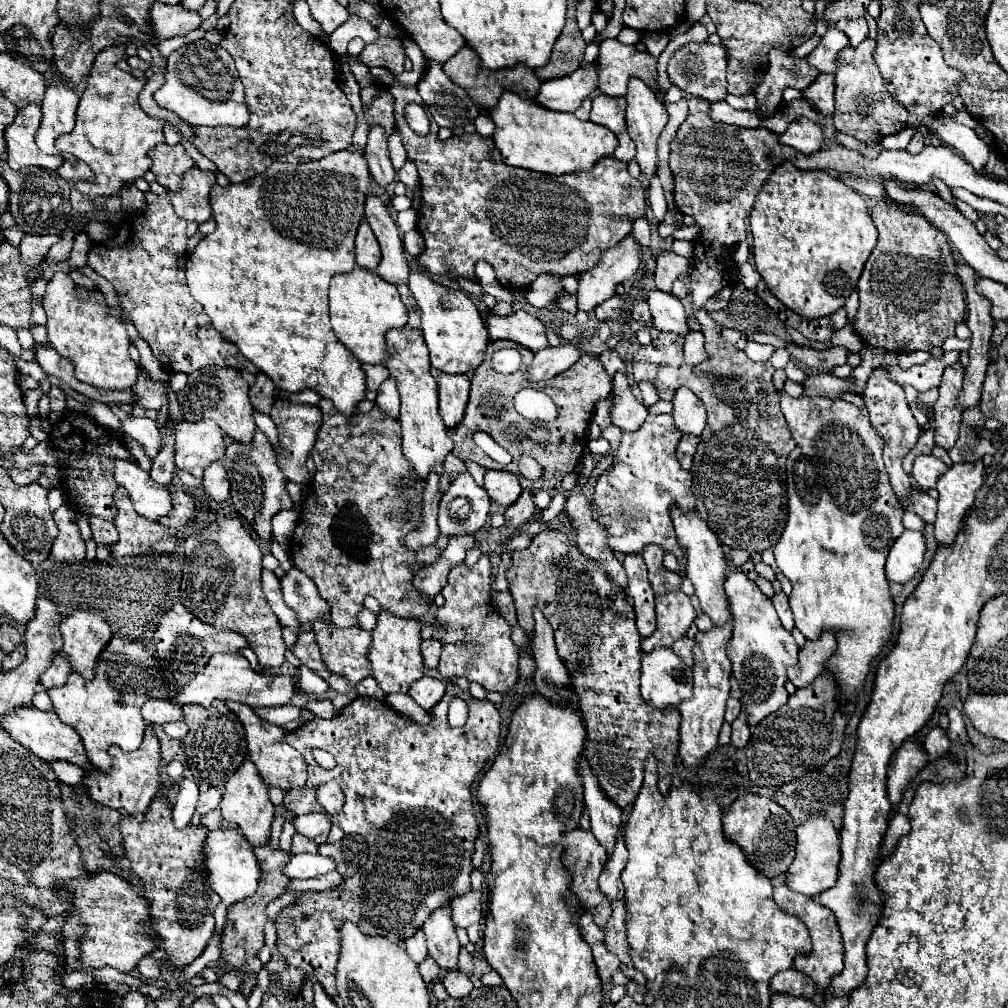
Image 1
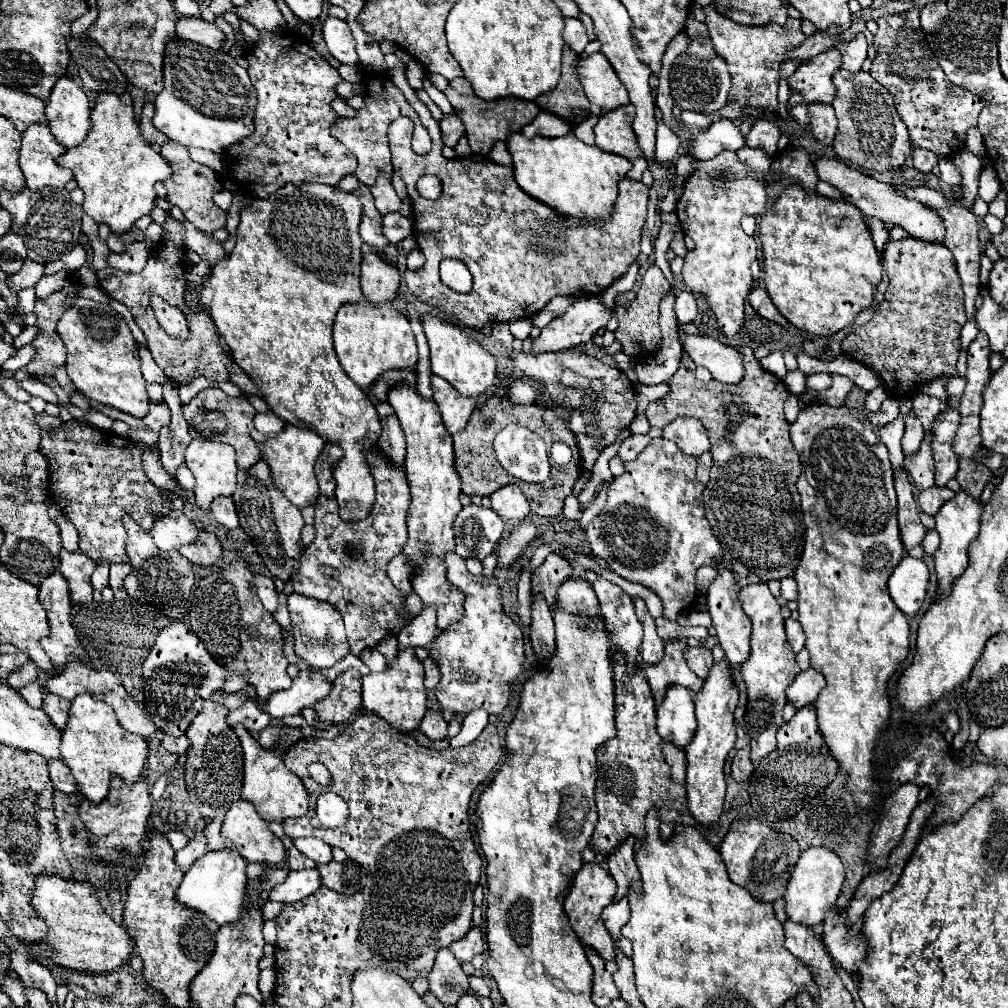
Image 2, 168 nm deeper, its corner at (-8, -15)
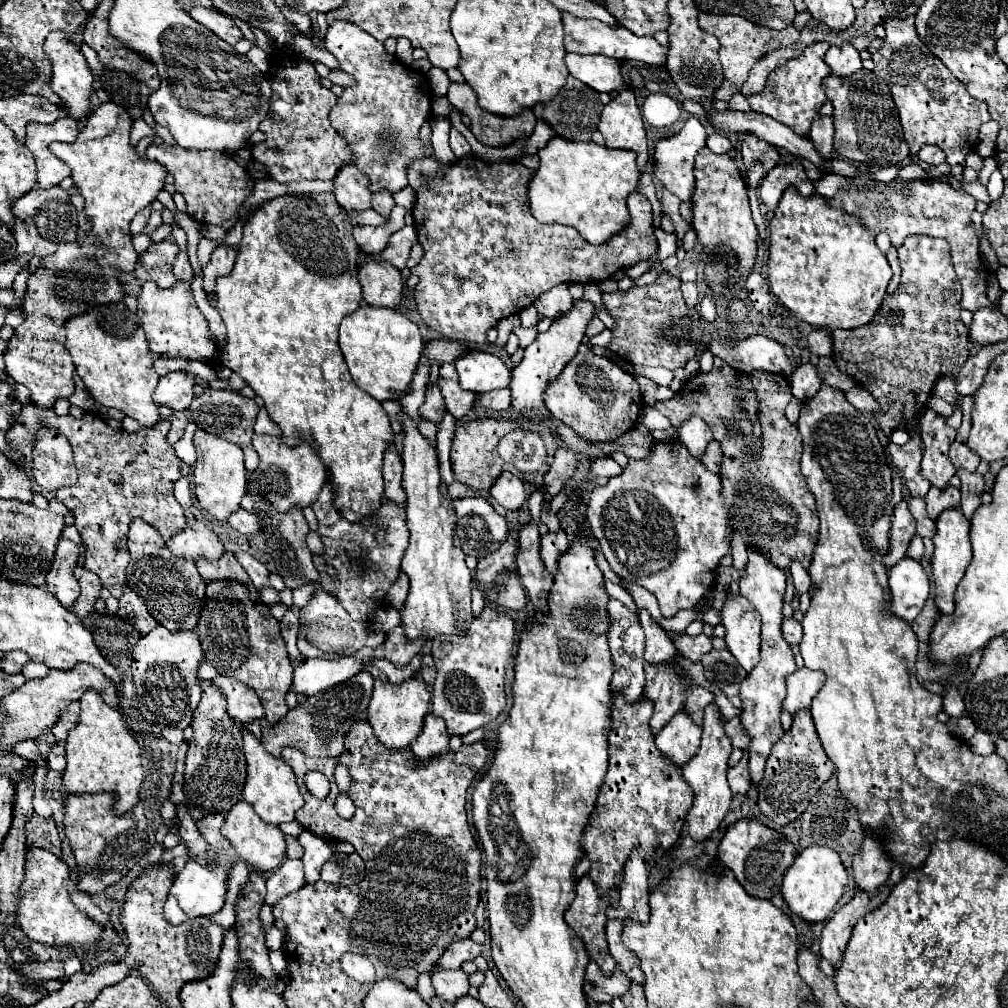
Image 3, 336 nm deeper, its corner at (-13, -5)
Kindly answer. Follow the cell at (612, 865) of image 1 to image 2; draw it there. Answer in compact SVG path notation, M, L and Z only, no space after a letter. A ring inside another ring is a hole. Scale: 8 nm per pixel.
M623 896L621 900L613 900L611 904L607 904L603 908L603 912L601 912L601 918L603 918L605 926L609 928L615 944L619 948L623 948L623 952L627 956L631 956L631 944L629 944L629 940L625 940L625 936L621 936L621 928L629 920L629 900L627 900L627 896Z

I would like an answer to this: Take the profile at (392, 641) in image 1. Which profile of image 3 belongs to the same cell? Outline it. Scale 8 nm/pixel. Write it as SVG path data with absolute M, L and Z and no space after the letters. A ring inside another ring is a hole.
M410 678L400 686L392 686L382 684L382 682L374 682L374 694L368 706L368 722L374 728L376 738L388 748L388 750L402 750L408 748L414 738L418 738L418 734L422 732L424 726L424 716L430 710L430 692L424 684L424 680L420 678Z

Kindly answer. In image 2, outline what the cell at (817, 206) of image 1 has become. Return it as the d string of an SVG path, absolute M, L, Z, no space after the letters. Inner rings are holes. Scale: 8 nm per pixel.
M799 184L787 186L775 204L759 220L759 236L763 244L765 276L763 282L777 310L799 330L811 336L831 336L847 328L853 318L871 306L873 292L883 278L881 256L873 244L871 232L863 220L863 212L845 200L833 200L821 194L809 194Z

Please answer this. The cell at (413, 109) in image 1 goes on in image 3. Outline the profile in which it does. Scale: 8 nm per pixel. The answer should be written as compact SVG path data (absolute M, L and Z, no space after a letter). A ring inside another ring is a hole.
M336 20L328 26L324 46L334 54L340 70L356 78L356 84L344 88L330 112L332 128L350 146L354 164L368 176L370 192L390 190L394 194L402 190L408 186L406 166L410 166L410 158L422 154L422 146L418 146L418 130L432 114L432 94L426 74L418 74L404 66L394 54L386 52L382 42L370 38L368 32L350 22Z

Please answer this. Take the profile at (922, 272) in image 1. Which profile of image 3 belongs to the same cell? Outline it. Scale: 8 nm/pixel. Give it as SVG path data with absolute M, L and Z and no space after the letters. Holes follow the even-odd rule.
M908 236L904 244L898 248L898 260L902 268L900 286L894 294L884 298L874 320L854 330L832 330L832 358L836 362L836 368L852 376L858 386L866 388L876 398L880 410L874 412L874 420L886 436L890 436L896 428L914 426L920 420L922 410L926 410L926 402L936 380L942 376L956 376L970 356L968 328L960 320L962 288L952 266L948 242L932 236Z

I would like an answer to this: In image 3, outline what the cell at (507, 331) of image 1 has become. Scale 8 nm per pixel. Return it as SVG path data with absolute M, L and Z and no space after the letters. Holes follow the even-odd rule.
M578 354L578 366L570 362L562 374L560 380L554 380L548 384L544 402L550 410L550 414L570 428L574 428L582 438L588 442L614 442L624 432L628 432L640 414L642 398L638 384L632 376L628 376L620 366L616 366L608 358L586 358ZM582 366L582 374L576 374Z

